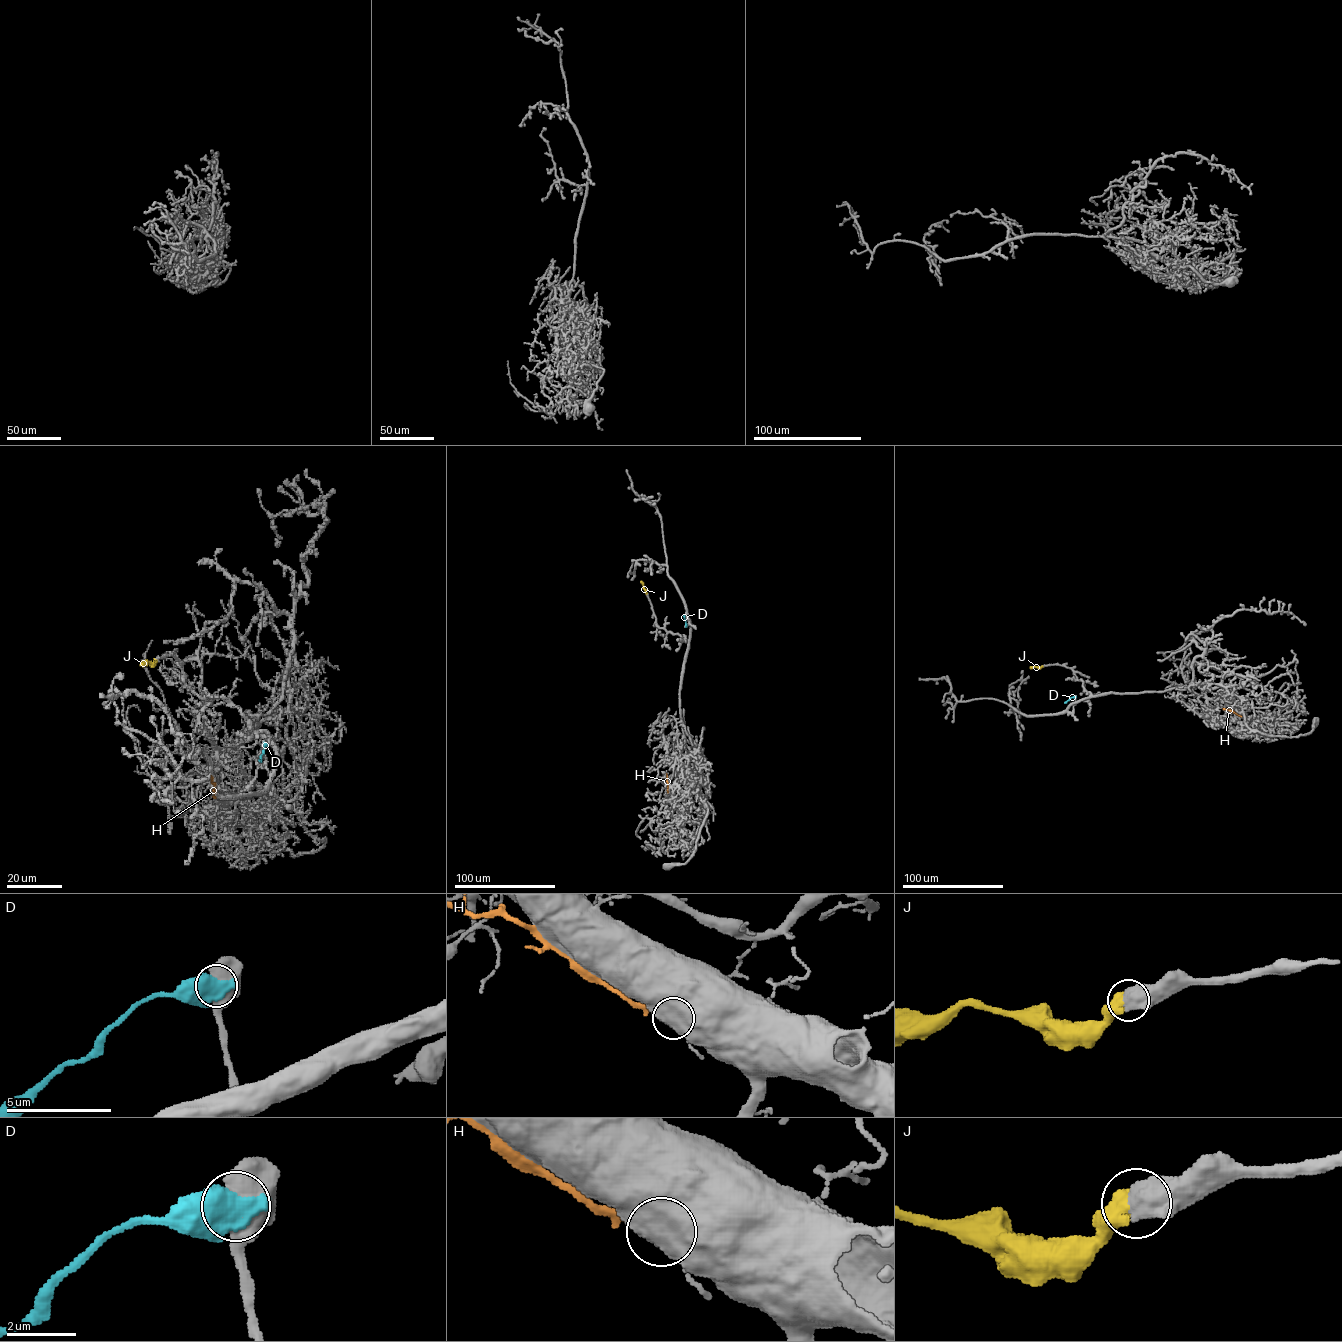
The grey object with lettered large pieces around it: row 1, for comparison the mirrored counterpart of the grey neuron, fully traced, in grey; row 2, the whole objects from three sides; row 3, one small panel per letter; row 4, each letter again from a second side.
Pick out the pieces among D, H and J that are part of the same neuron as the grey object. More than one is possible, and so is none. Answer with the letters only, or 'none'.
J

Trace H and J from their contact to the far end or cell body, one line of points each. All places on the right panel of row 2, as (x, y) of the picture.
H: (1240, 716), (1222, 708)
J: (1042, 666), (1030, 668)

